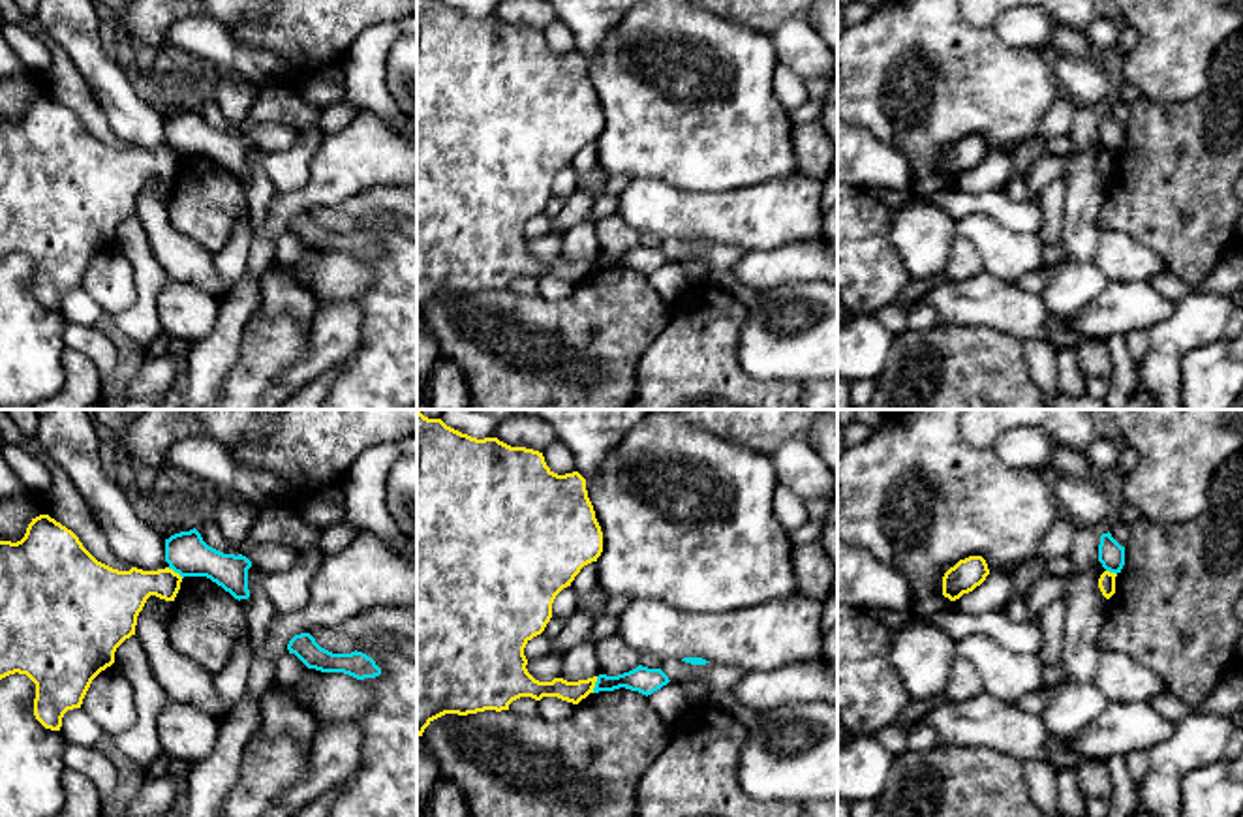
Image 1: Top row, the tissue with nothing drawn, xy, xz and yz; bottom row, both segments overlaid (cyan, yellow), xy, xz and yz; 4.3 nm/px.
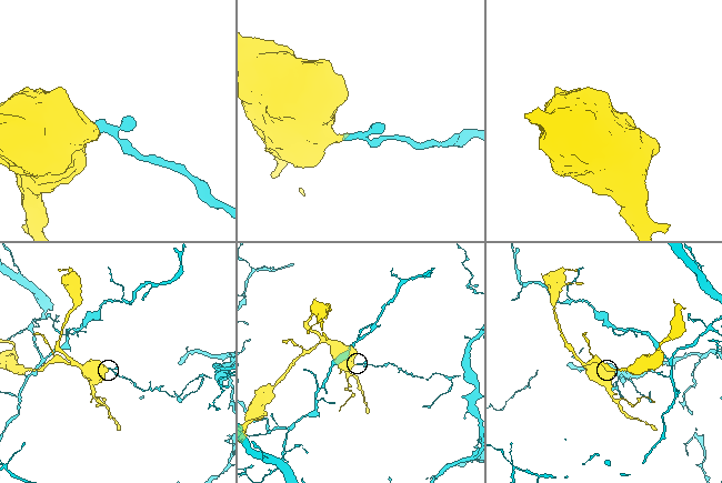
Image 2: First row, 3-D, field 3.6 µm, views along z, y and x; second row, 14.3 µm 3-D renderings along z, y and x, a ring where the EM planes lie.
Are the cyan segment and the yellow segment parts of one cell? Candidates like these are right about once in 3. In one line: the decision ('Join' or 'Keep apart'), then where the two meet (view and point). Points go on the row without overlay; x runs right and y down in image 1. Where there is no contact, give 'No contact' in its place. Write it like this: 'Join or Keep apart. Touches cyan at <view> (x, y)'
Keep apart. Touches cyan at xz (596, 263)

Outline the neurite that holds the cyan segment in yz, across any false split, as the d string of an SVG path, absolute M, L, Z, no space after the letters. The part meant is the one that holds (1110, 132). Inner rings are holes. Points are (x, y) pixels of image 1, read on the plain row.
M1102 113L1100 115L1100 124L1098 124L1098 141L1102 146L1110 152L1121 152L1125 145L1125 126L1121 126L1112 113Z

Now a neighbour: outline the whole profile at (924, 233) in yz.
M913 199L894 210L890 239L911 278L931 280L946 274L956 224L941 207Z

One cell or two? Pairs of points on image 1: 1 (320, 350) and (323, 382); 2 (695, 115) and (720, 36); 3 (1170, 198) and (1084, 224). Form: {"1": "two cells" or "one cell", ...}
{"1": "two cells", "2": "one cell", "3": "two cells"}

